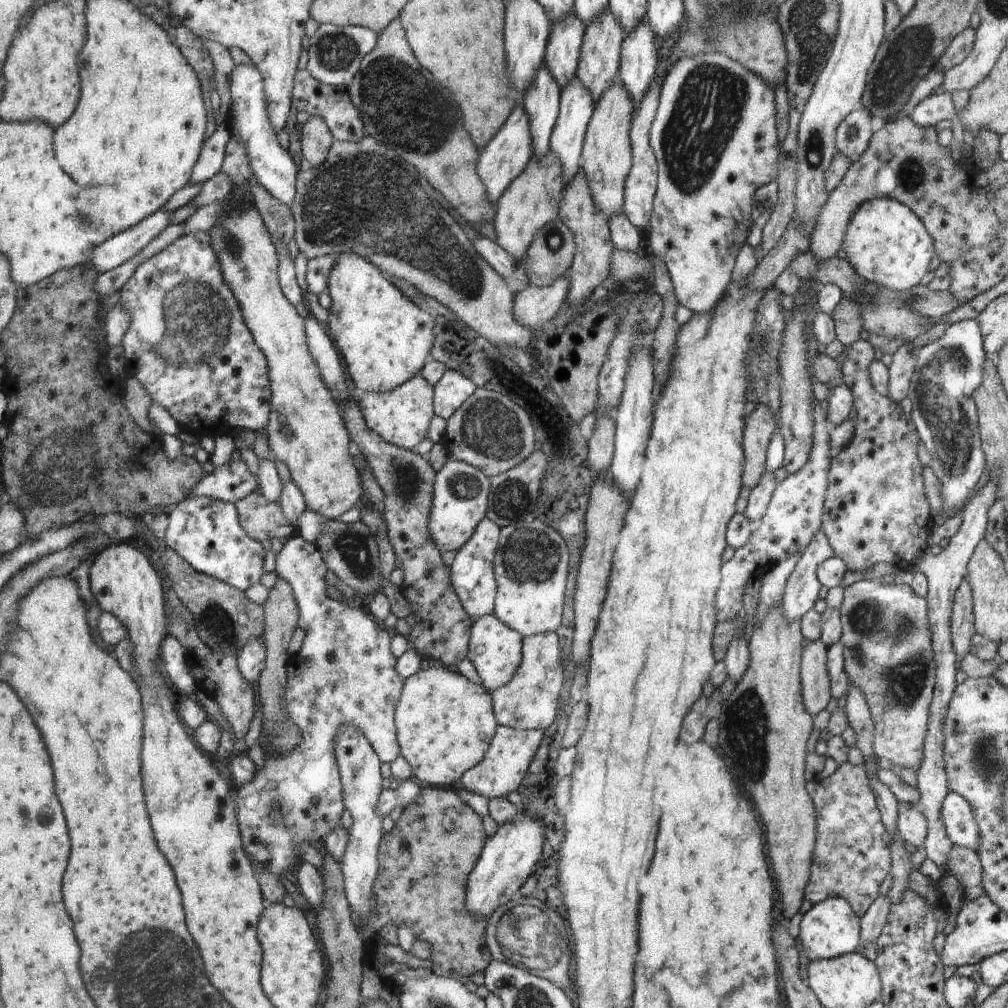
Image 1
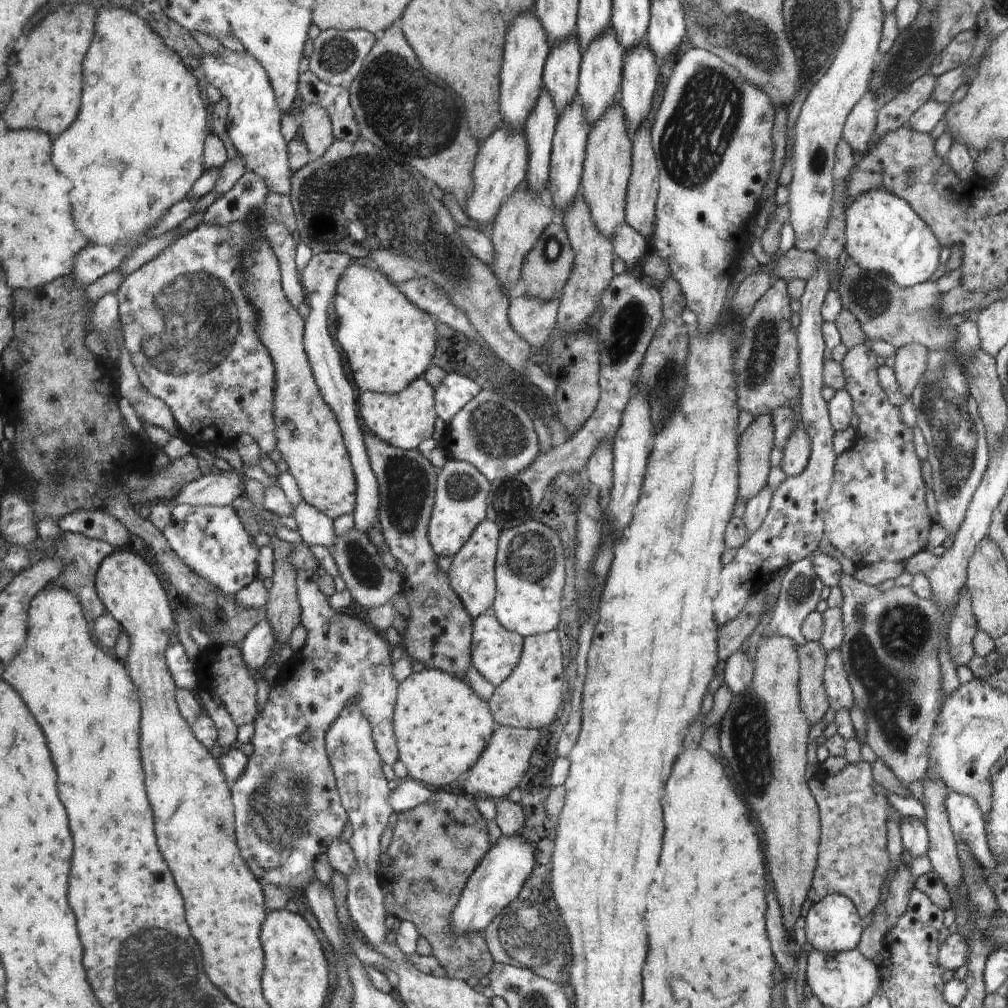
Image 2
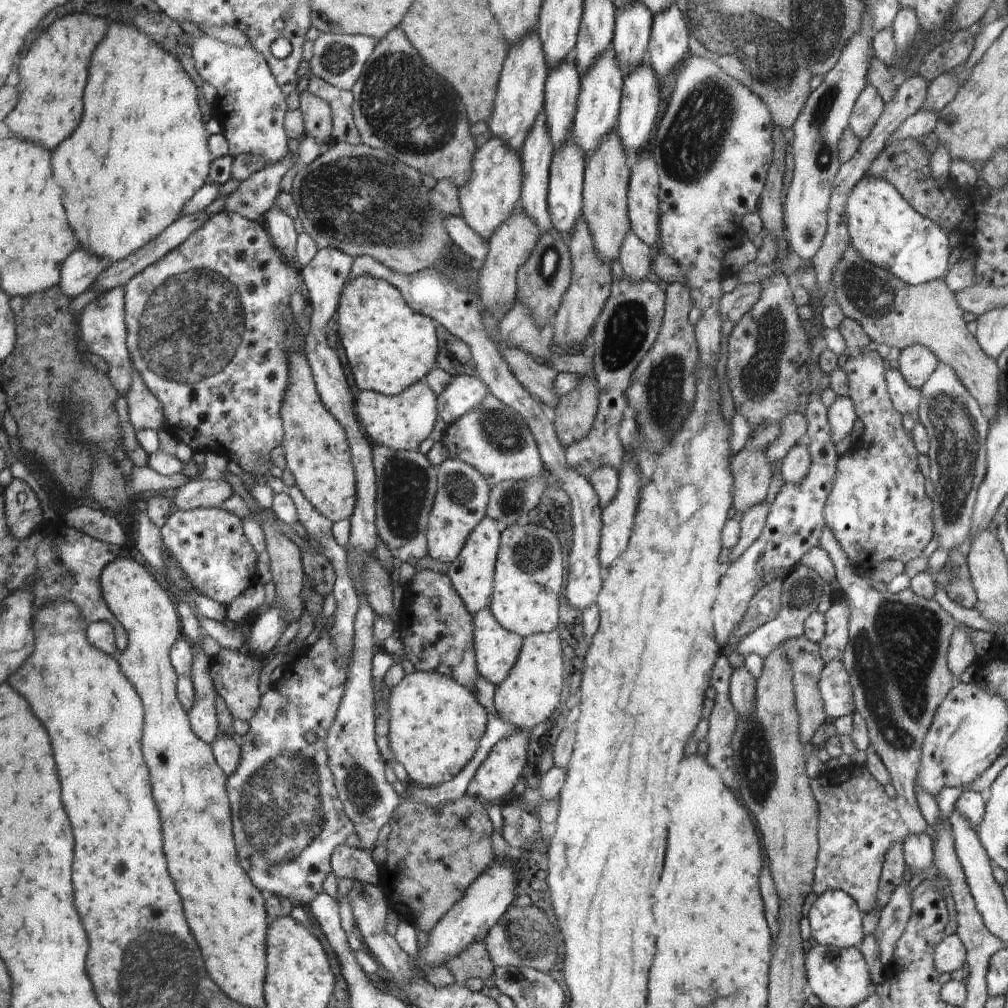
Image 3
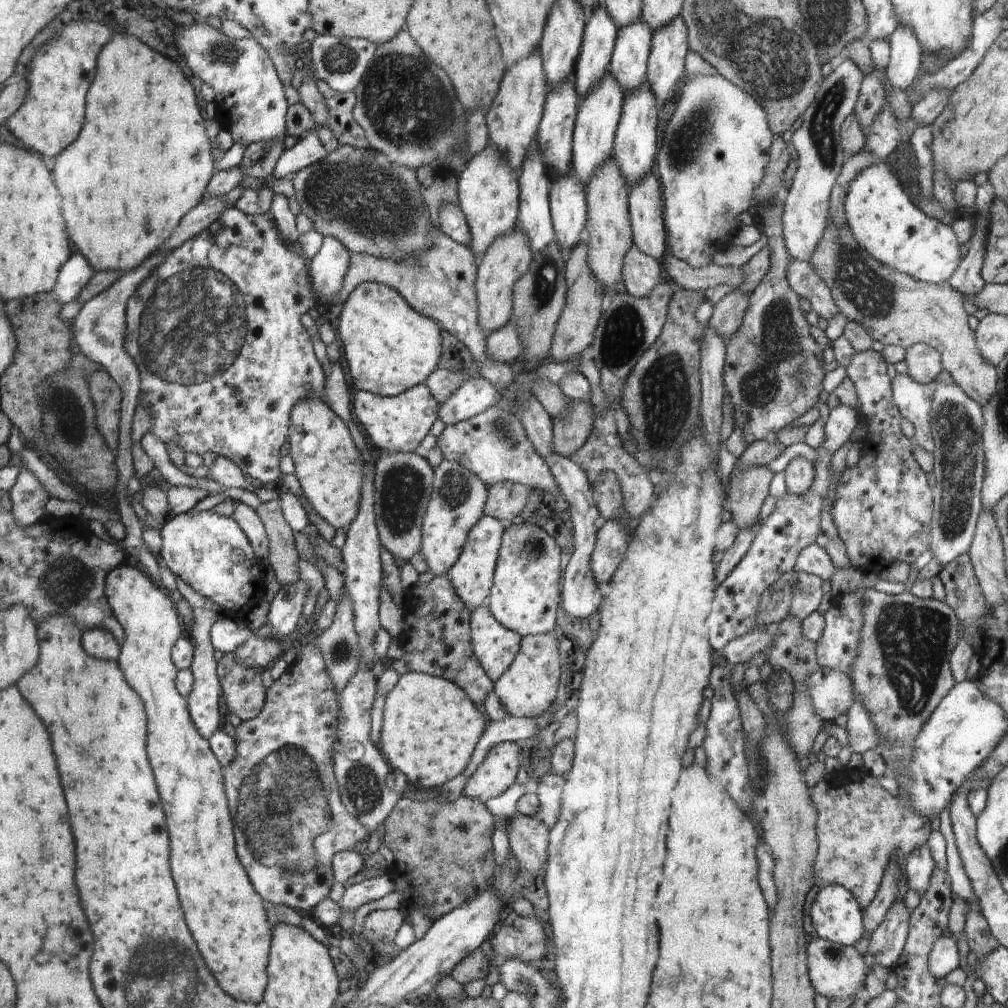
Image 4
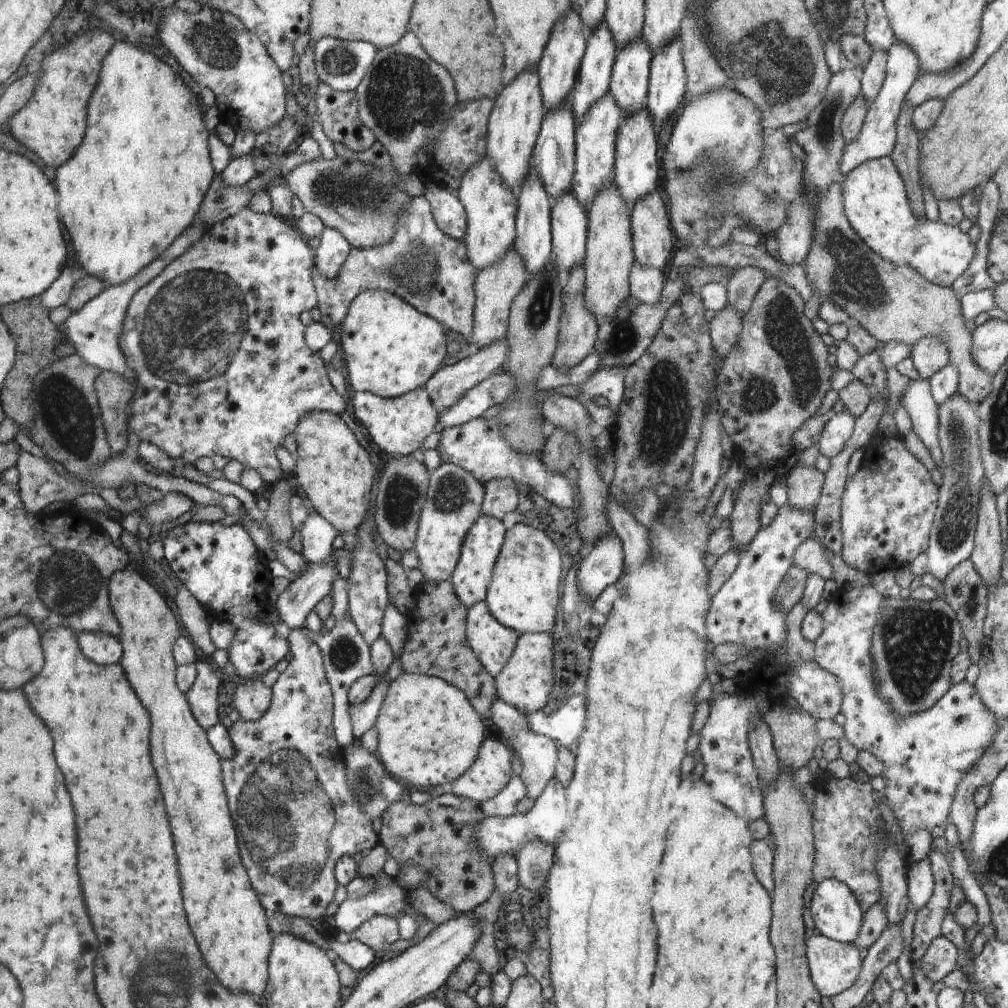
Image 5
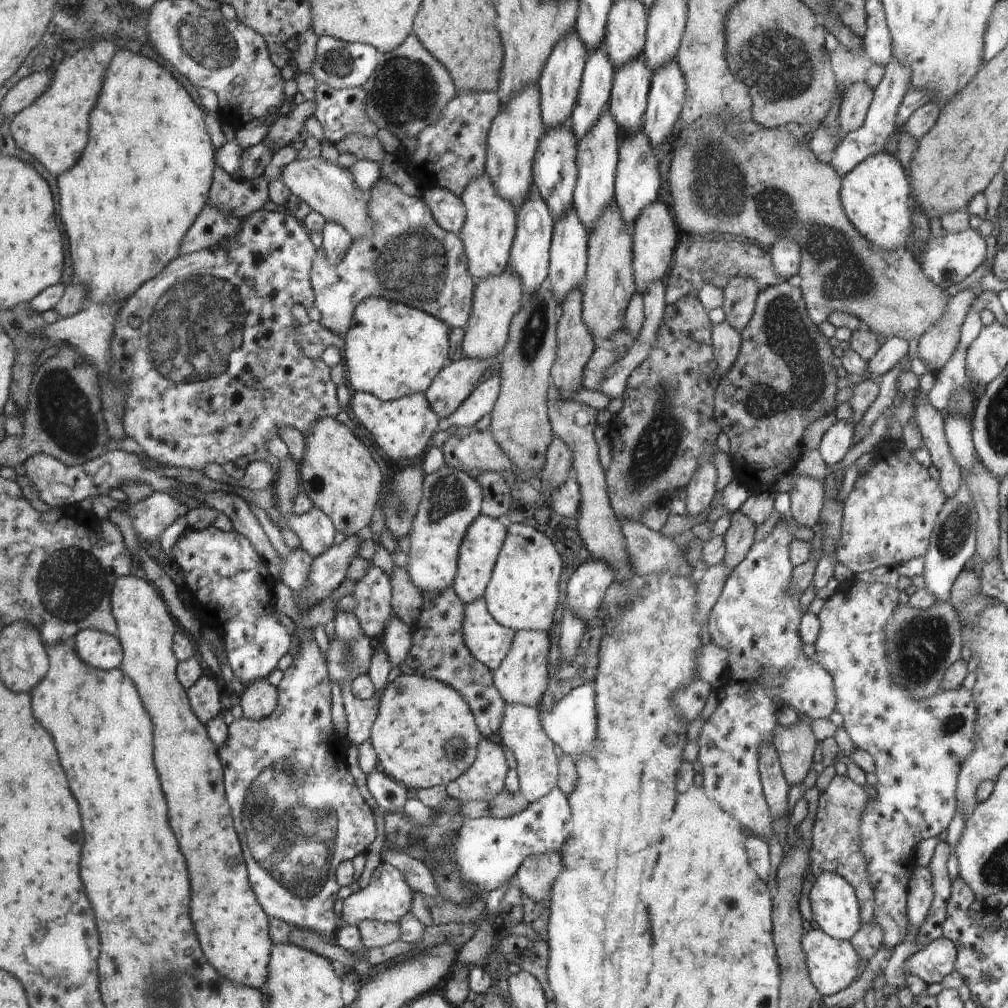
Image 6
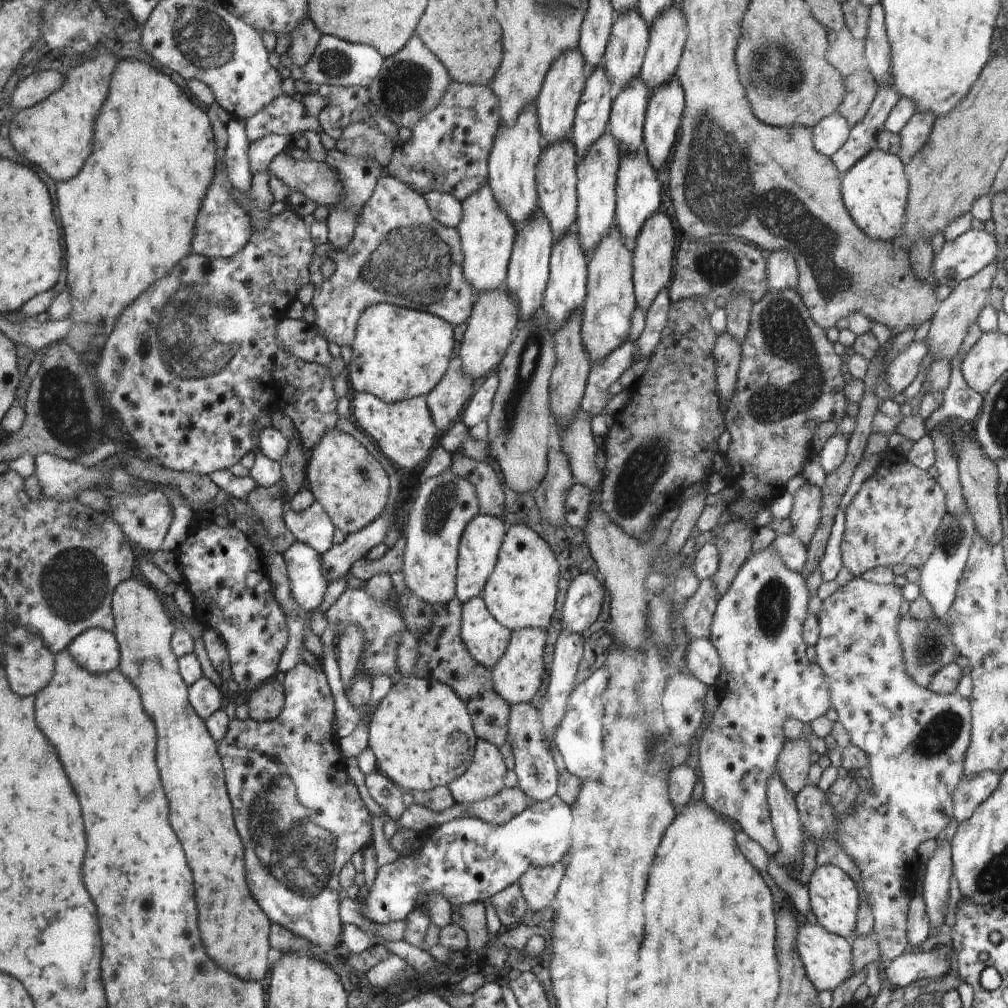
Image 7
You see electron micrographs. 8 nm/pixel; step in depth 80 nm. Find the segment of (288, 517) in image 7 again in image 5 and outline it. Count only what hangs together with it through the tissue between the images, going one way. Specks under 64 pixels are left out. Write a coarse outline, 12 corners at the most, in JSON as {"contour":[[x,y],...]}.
{"contour":[[316,511],[299,530],[302,555],[322,565],[337,530]]}

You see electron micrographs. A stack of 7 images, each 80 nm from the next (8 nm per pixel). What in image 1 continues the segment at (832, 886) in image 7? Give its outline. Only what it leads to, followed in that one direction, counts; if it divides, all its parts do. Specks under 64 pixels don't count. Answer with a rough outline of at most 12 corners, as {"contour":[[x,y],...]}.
{"contour":[[828,897],[801,917],[810,961],[859,950],[862,920]]}

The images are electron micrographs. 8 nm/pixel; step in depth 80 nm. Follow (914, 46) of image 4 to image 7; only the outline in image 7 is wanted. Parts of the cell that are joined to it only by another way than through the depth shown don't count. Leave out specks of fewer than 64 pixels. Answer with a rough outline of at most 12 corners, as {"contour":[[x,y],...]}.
{"contour":[[892,74],[832,156],[842,176],[872,149],[900,100]]}

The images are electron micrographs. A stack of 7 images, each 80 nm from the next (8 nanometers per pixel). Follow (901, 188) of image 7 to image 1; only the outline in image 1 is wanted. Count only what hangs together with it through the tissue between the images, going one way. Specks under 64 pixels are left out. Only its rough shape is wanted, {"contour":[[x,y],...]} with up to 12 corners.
{"contour":[[859,206],[843,249],[866,281],[908,292],[934,244],[915,211]]}

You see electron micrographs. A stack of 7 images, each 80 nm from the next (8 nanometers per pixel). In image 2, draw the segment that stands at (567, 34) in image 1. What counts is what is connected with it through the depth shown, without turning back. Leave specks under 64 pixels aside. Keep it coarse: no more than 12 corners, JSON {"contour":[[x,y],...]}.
{"contour":[[574,37],[552,45],[543,82],[560,115],[579,86],[581,48]]}

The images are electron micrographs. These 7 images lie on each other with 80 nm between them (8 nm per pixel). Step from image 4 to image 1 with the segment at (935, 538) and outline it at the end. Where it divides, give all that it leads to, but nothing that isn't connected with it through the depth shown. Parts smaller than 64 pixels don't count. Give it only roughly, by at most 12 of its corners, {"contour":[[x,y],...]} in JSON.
{"contour":[[979,322],[919,350],[911,419],[951,517],[987,470]]}

